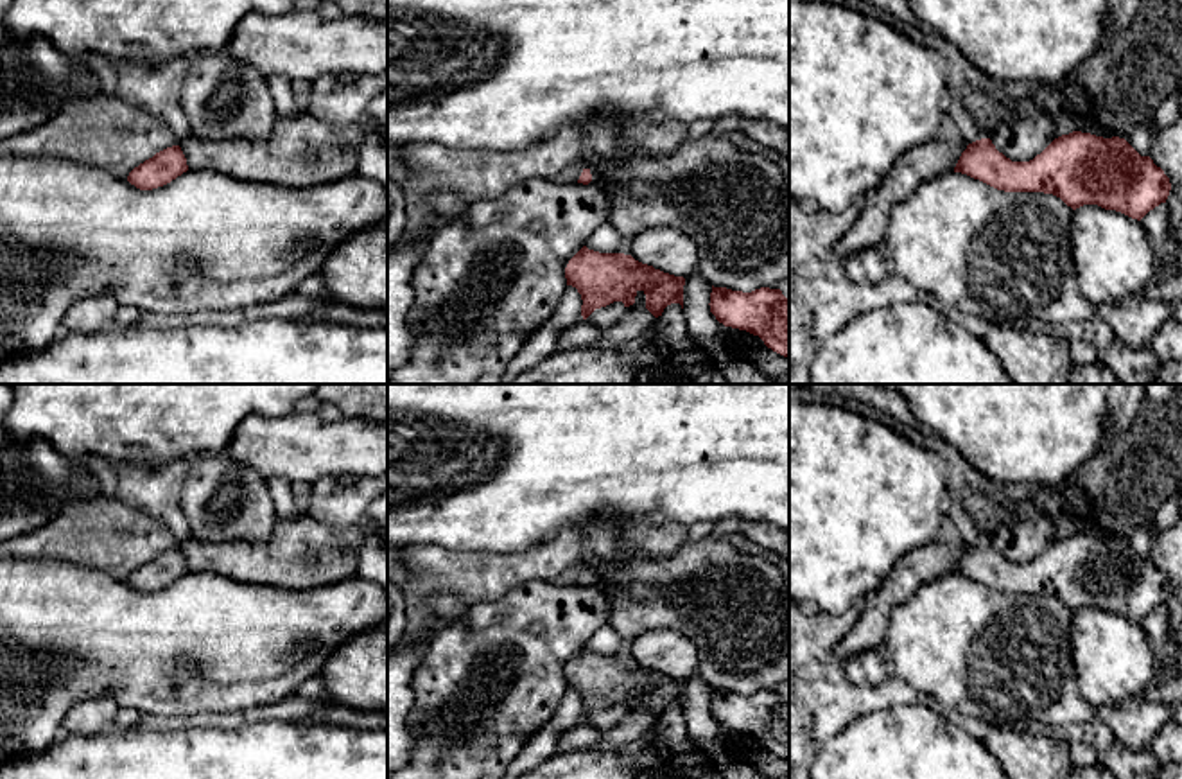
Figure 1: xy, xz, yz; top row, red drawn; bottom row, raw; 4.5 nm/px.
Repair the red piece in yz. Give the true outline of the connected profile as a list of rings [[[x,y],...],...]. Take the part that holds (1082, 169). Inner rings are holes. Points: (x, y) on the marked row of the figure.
[[[1004,84],[1006,104],[985,90],[963,90],[963,106],[976,118],[981,140],[967,145],[954,172],[1004,192],[1044,192],[1073,210],[1098,205],[1141,221],[1166,203],[1171,183],[1150,156],[1141,156],[1125,138],[1073,131],[1055,138],[1030,162],[1012,162],[988,138],[999,124],[1019,115],[1006,106],[1031,97],[1035,86]]]

